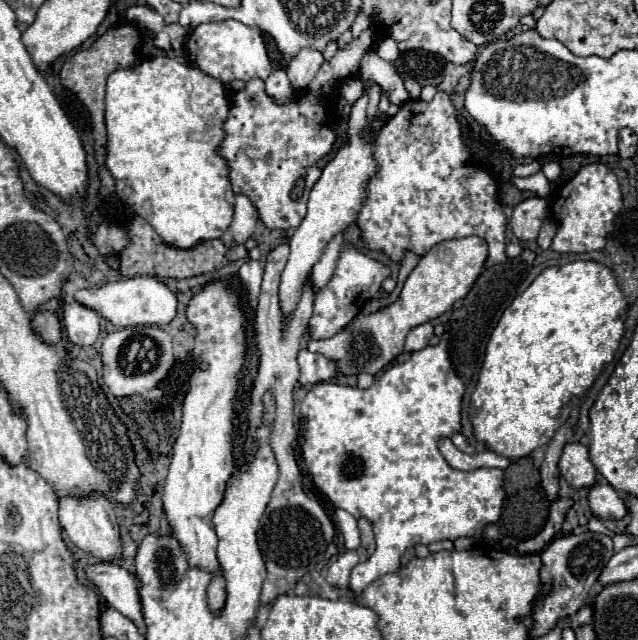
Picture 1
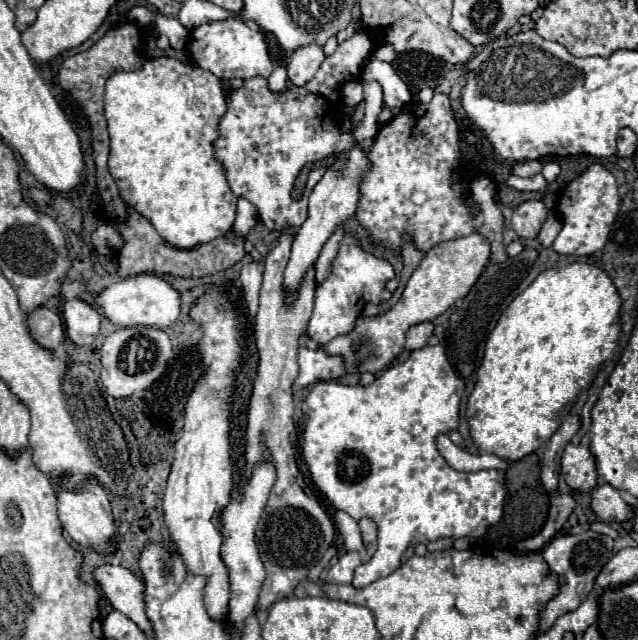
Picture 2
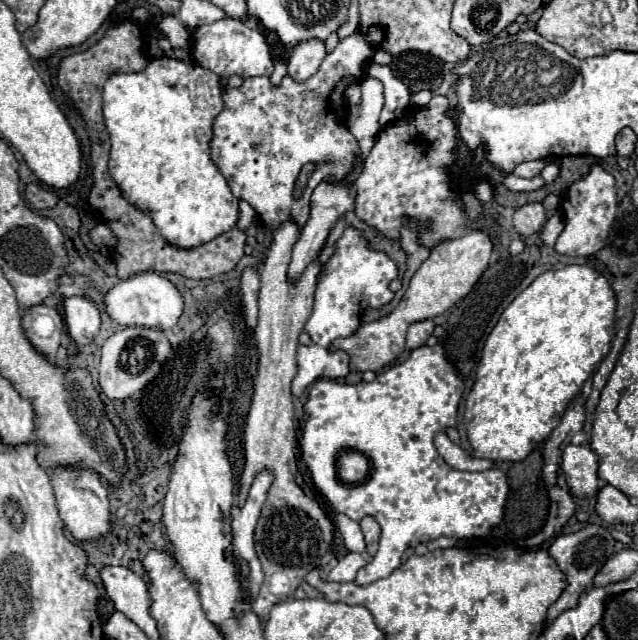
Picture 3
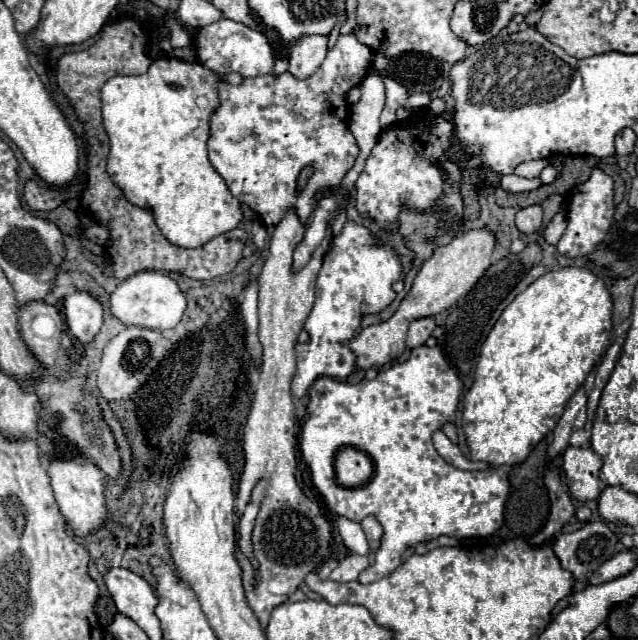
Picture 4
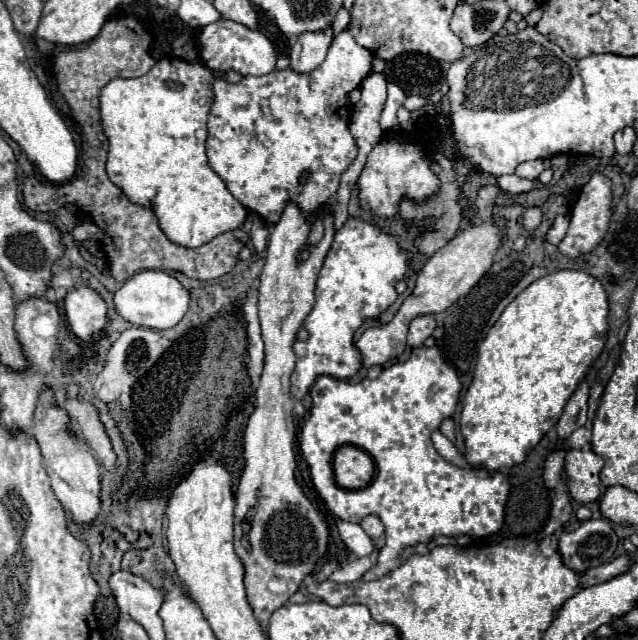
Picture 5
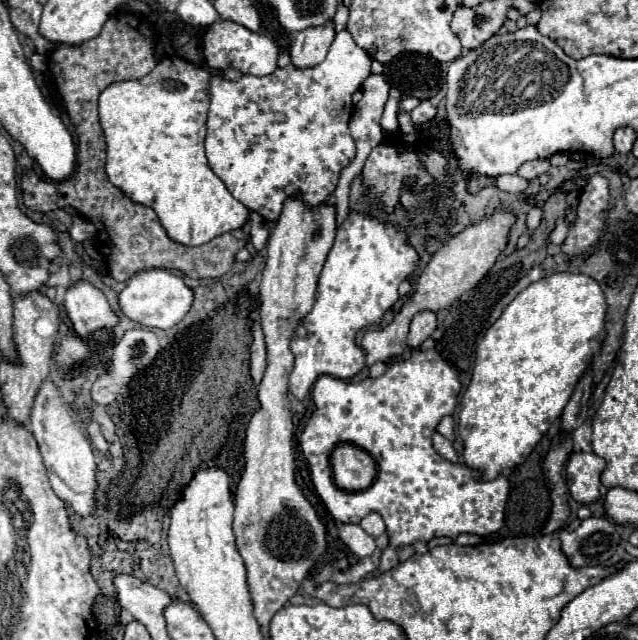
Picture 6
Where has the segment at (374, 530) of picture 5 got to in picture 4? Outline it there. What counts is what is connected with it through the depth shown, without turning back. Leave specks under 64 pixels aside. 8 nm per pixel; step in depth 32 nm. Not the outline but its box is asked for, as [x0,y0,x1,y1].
[360,516,382,550]

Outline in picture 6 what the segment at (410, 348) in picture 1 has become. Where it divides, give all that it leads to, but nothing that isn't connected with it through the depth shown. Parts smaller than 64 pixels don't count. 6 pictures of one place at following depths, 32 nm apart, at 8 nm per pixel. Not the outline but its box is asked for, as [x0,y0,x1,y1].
[408,312,436,348]

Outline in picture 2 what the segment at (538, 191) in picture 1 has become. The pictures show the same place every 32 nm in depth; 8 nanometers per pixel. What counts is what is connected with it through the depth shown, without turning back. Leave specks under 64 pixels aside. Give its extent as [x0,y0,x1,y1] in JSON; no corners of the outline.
[508,174,546,192]

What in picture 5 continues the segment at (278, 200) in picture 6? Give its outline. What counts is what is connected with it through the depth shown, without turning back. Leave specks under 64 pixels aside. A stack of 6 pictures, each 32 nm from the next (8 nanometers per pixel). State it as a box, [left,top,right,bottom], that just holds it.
[206,32,372,224]

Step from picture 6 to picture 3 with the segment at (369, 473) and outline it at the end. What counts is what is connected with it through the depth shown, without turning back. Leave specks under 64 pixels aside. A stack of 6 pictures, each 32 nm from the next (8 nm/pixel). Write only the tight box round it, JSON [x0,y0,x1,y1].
[338,452,368,484]

